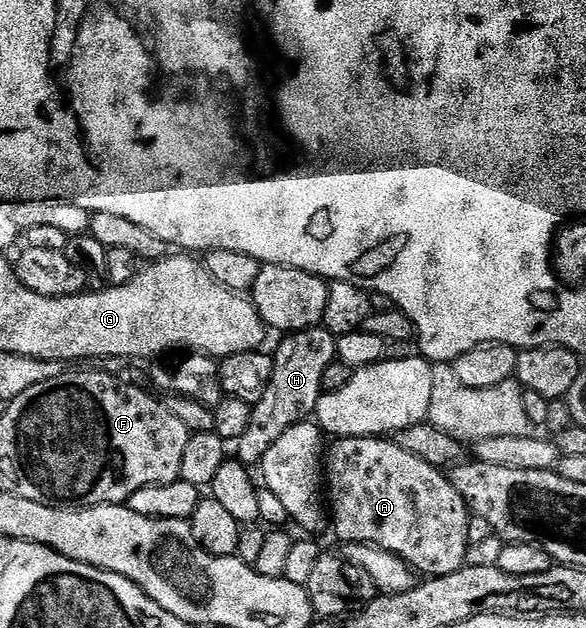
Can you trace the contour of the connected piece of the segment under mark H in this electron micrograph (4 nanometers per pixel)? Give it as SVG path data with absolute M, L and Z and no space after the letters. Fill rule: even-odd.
M321 326L289 333L283 340L273 353L272 380L260 402L253 405L252 422L236 442L237 459L247 466L259 465L281 434L292 425L303 423L315 411L323 393L324 369L337 357L337 337Z

